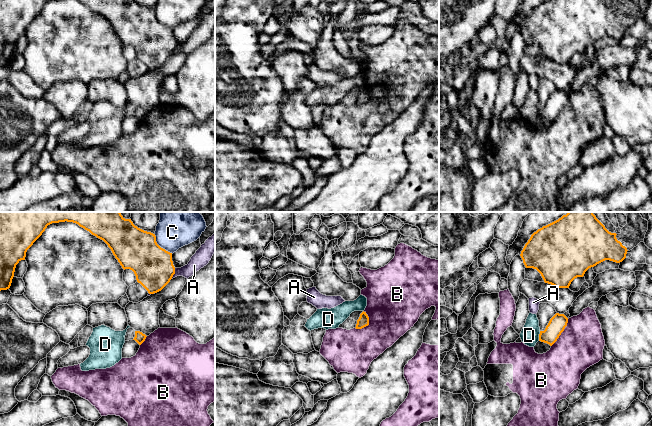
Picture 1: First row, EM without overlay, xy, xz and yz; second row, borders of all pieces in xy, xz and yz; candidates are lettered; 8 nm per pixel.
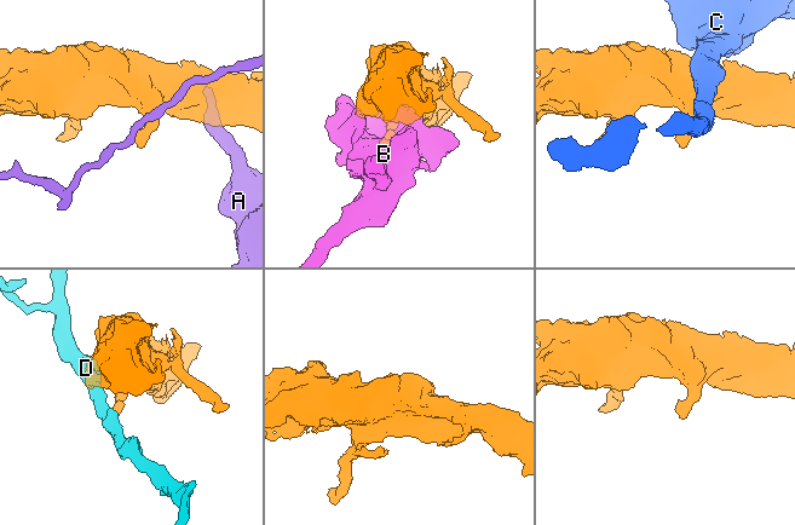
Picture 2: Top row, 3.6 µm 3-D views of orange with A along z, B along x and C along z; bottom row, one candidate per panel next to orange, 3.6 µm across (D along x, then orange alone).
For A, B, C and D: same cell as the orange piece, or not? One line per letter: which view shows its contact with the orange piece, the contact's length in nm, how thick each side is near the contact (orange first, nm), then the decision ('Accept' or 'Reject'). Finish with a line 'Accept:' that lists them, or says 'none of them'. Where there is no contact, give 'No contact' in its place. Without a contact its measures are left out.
A: Touches orange in xy. Shared border 90 nm. Thickness 320 nm (orange) against 140 nm. Reject
B: Touches orange in xz. Shared border 170 nm. Thickness 90 nm (orange) against 440 nm. Reject
C: Touches orange in xy. Shared border 220 nm. Thickness 340 nm (orange) against 220 nm. Reject
D: Touches orange in yz. Shared border 80 nm. Thickness 140 nm (orange) against 150 nm. Reject
Accept: none of them

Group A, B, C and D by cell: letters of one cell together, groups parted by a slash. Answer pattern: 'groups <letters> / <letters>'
groups A / B / C / D

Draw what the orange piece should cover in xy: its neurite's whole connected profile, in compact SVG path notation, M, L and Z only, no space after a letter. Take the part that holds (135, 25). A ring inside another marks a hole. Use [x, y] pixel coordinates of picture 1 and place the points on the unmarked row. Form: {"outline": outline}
{"outline": "M78 0L103 16L122 44L134 48L149 70L161 67L175 50L172 29L161 24L155 10L134 0Z"}

